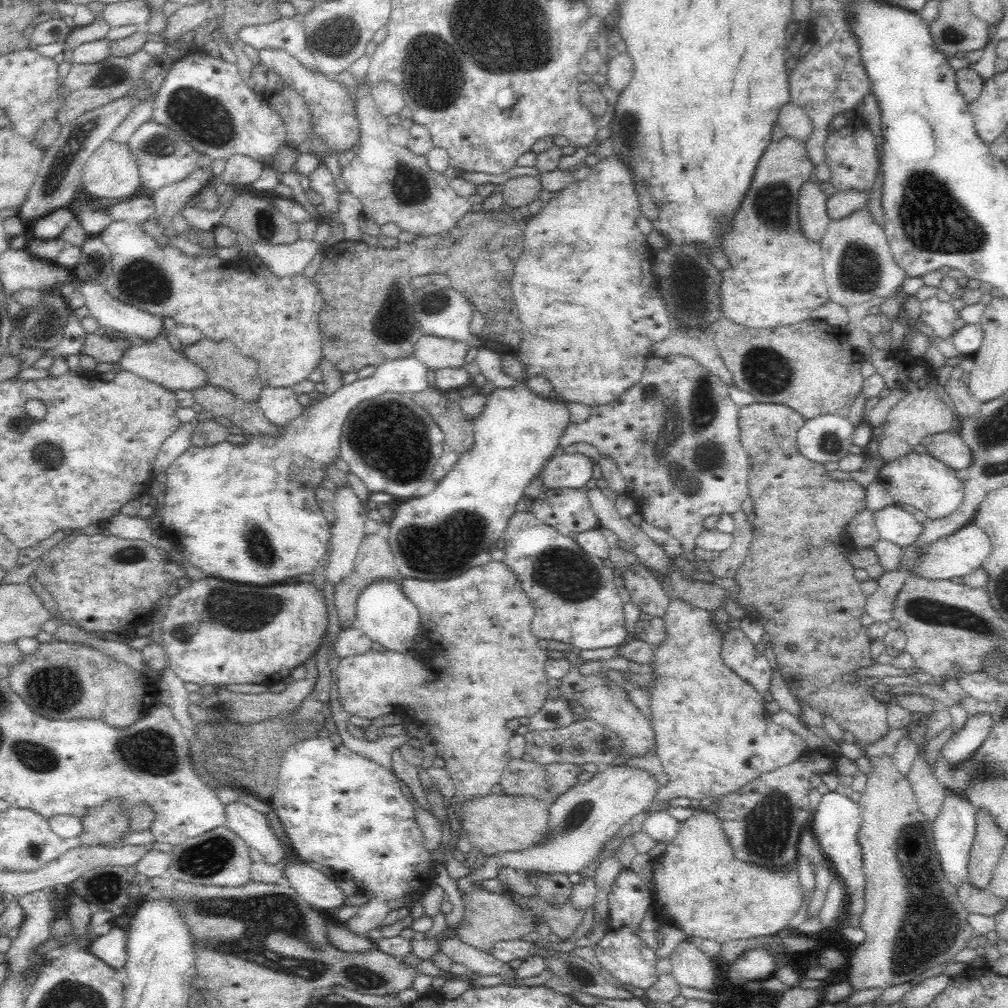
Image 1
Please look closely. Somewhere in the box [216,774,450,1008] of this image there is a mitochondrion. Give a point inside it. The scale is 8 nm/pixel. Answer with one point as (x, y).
(364, 975)

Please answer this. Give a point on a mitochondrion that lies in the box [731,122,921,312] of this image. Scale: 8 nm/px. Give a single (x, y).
(859, 272)

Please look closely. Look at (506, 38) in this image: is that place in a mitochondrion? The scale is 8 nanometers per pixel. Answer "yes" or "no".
yes

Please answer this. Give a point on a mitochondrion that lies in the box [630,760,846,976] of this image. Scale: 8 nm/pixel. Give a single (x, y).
(768, 826)

